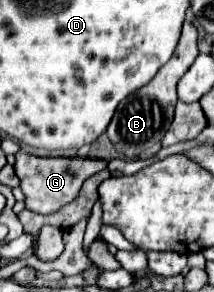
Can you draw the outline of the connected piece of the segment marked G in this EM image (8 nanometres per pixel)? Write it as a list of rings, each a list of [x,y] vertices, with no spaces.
[[[26,152],[16,154],[16,176],[20,178],[20,188],[26,196],[26,208],[38,214],[50,214],[62,208],[64,204],[72,202],[86,178],[106,168],[106,162],[102,160],[90,160],[90,158],[38,158],[30,156]]]

